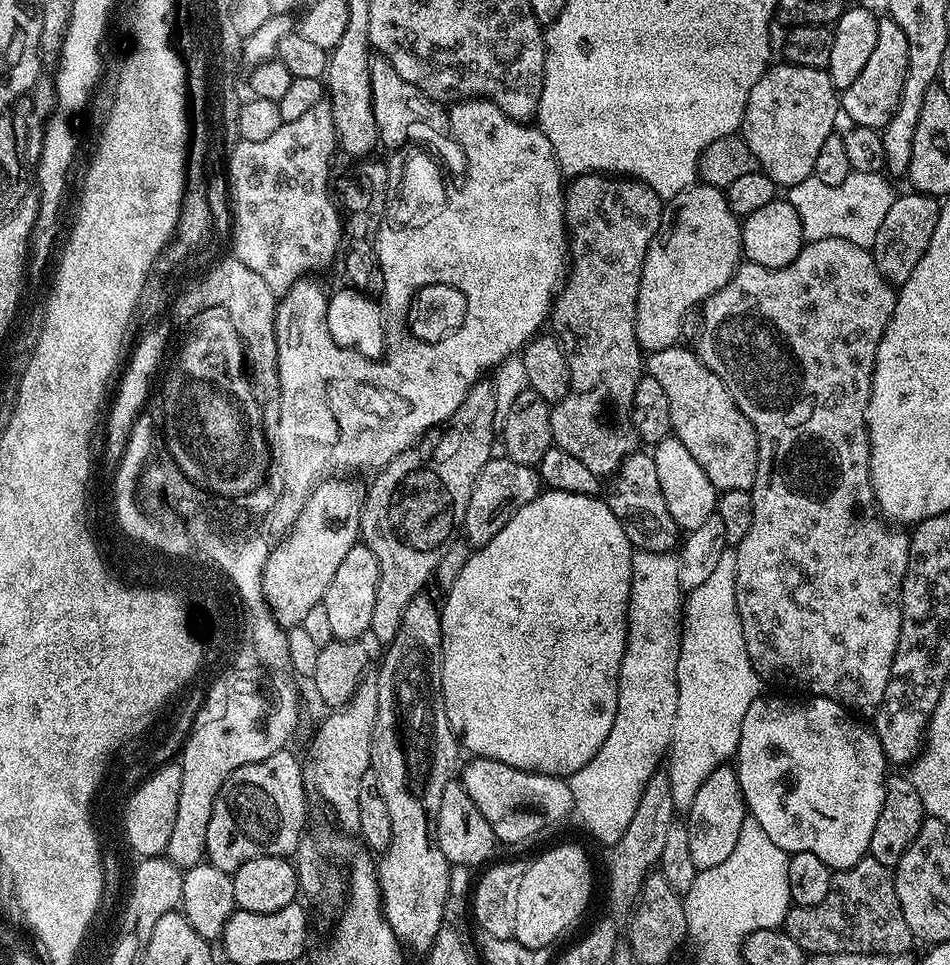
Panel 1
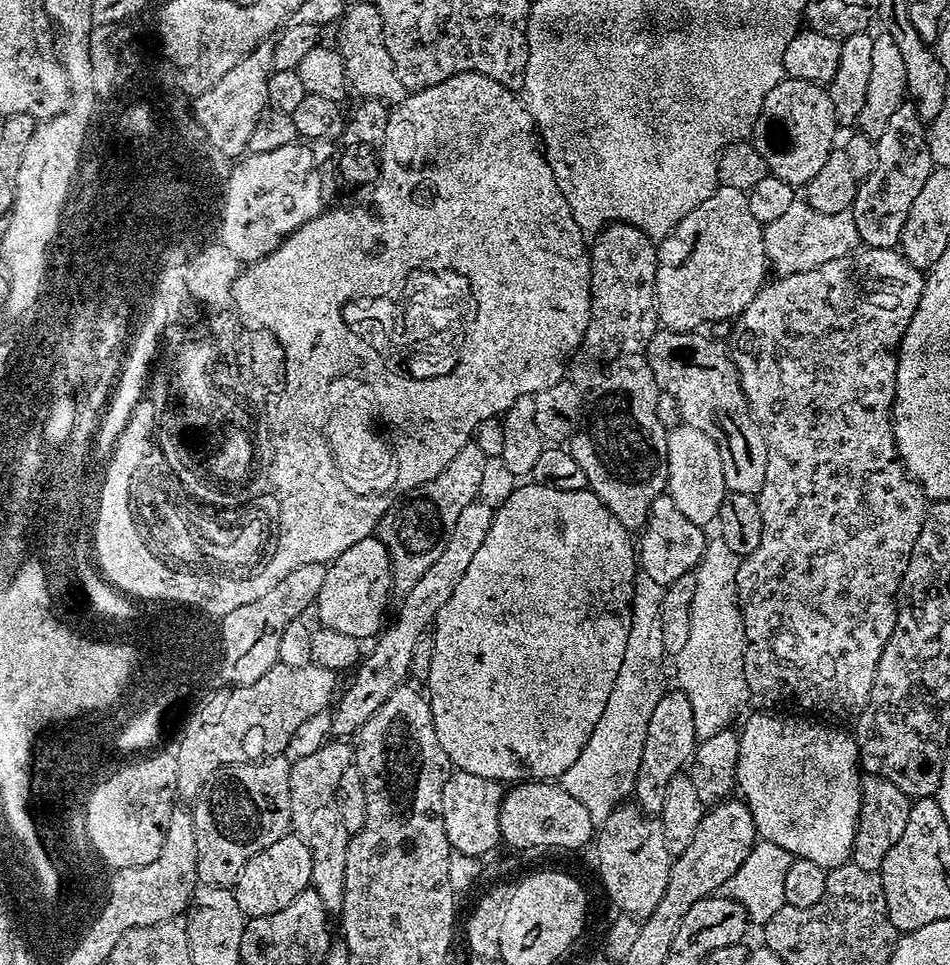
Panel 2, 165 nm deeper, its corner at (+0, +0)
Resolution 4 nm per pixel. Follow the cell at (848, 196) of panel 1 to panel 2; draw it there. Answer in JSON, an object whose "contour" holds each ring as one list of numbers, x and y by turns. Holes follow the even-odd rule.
{"contour":[[796,202,786,214,764,225,764,252,768,255,771,271,777,277,814,270,822,262,850,256,860,244,858,228,854,226,851,211,838,214,818,214,810,205]]}

